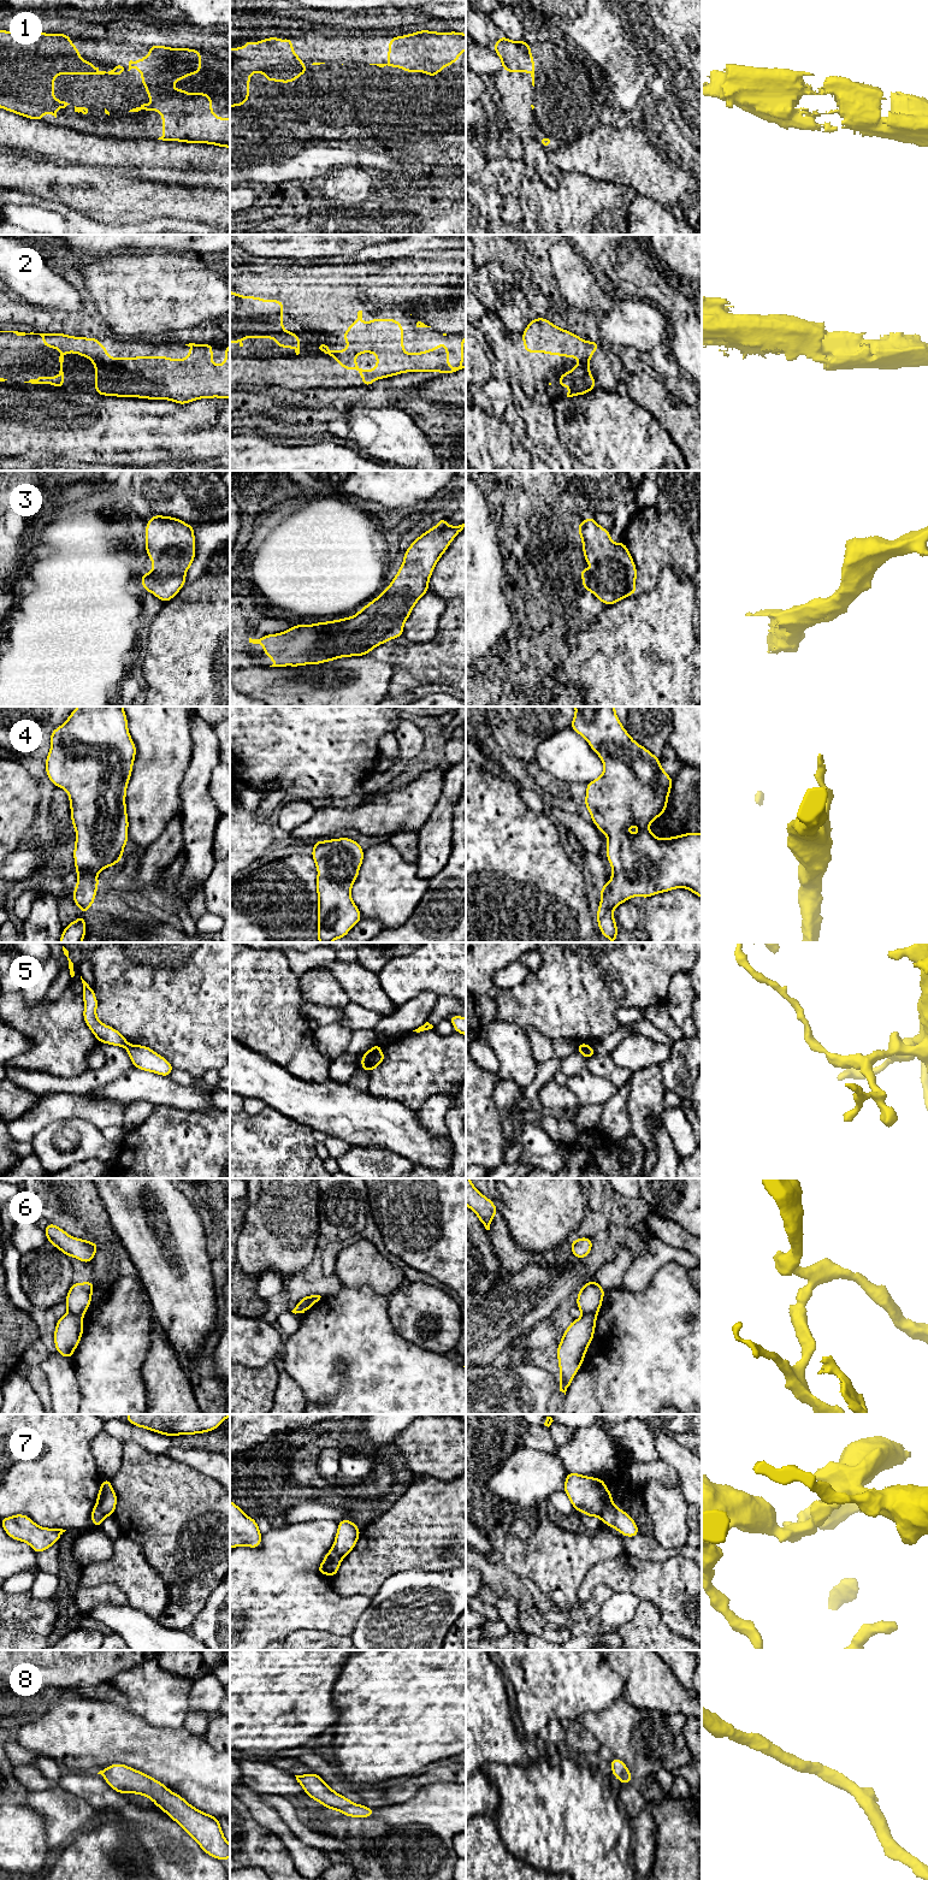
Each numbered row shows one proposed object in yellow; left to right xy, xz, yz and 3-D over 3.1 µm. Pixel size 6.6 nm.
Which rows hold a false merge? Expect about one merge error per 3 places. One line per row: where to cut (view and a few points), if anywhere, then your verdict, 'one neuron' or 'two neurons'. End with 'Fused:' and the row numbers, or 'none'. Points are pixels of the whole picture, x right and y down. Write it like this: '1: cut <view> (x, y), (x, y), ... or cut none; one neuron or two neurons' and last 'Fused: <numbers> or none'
1: cut none; one neuron
2: cut none; one neuron
3: cut none; one neuron
4: cut none; one neuron
5: cut yz (578, 1044), (584, 1045); two neurons
6: cut xy (69, 1311), (82, 1317); two neurons
7: cut yz (612, 1503), (600, 1517); two neurons
8: cut none; one neuron
Fused: 5, 6, 7

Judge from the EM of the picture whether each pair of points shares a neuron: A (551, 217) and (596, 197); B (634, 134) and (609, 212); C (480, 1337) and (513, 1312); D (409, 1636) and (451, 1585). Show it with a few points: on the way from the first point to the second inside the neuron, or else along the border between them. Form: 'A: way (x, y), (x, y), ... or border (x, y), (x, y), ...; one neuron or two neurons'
A: way (562, 211), (572, 205), (585, 204); one neuron
B: border (591, 177), (598, 181), (624, 184), (631, 189); two neurons
C: way (489, 1329), (504, 1313); one neuron
D: way (413, 1624), (439, 1597); one neuron

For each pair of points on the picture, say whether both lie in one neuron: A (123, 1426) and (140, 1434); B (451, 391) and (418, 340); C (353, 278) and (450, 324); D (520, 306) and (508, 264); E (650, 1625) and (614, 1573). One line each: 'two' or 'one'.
A: one
B: two
C: two
D: two
E: two

